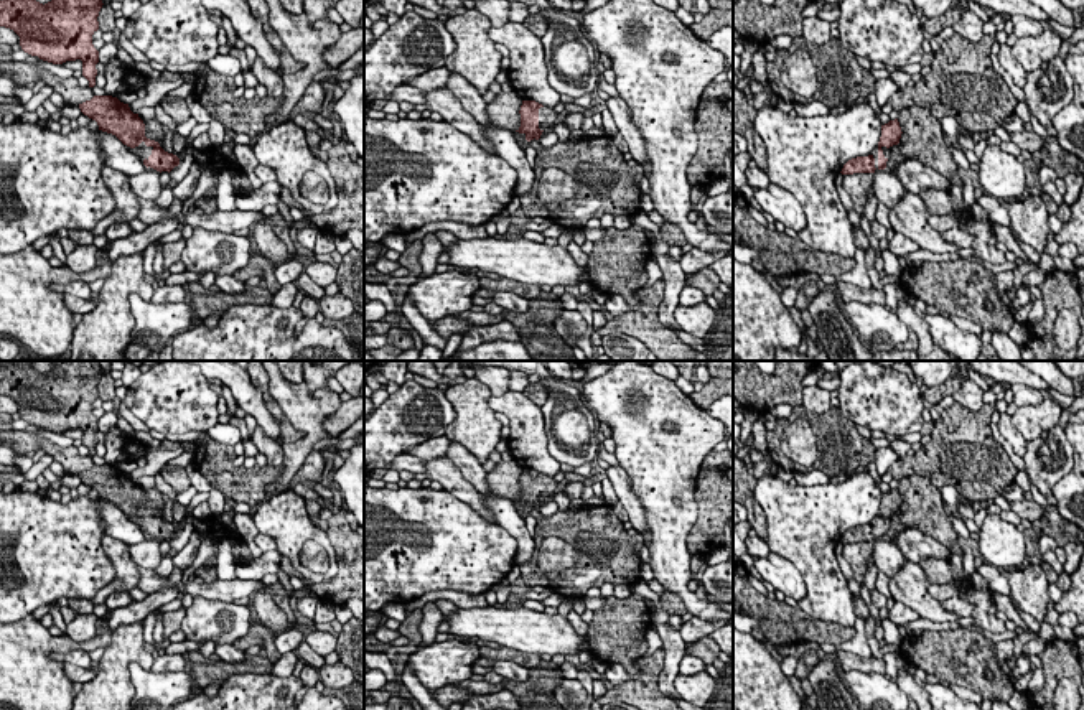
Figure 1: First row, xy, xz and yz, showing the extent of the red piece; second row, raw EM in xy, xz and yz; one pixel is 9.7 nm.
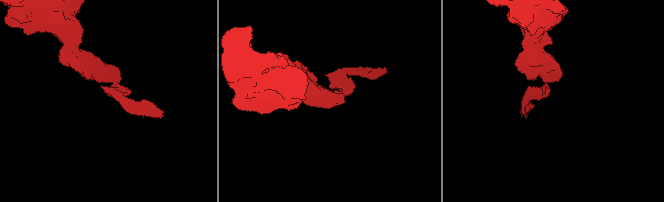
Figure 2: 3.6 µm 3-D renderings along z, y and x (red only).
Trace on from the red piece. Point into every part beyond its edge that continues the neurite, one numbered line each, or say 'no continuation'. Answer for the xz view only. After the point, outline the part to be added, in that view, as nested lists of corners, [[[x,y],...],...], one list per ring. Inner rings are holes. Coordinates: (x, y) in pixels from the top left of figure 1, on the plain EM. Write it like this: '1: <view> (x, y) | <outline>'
1: xz (547, 486) | [[[550,476],[539,478],[539,497],[550,499],[558,491],[558,483]]]

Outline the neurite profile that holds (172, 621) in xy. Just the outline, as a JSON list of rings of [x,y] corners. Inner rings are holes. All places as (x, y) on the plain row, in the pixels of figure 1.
[[[185,608],[163,613],[163,641],[168,642],[168,636],[181,629],[185,619]]]

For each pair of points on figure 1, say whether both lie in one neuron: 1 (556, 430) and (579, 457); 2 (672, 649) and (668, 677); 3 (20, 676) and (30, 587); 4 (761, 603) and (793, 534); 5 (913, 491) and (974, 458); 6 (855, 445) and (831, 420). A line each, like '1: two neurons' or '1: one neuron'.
1: one neuron
2: one neuron
3: two neurons
4: two neurons
5: two neurons
6: one neuron

